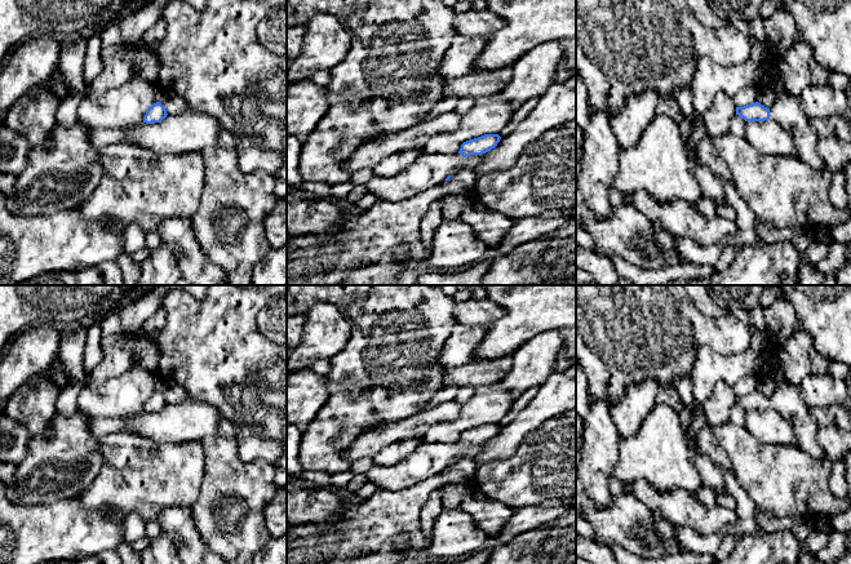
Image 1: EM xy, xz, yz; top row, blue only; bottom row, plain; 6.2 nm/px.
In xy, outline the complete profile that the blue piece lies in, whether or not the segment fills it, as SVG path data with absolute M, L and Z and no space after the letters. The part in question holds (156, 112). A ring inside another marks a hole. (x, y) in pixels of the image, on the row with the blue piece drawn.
M159 102L154 103L146 112L143 117L143 123L146 124L154 124L160 123L163 119L167 117L167 110L164 106Z

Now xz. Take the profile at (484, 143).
M484 134L482 137L464 142L458 154L464 157L486 154L495 148L500 139L501 137L498 134Z

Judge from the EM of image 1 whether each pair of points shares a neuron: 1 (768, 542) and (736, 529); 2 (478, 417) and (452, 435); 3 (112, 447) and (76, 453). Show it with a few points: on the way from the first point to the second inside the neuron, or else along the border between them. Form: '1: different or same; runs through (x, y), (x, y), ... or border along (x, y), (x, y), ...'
1: different; border along (763, 532), (744, 534), (738, 538)
2: same; runs through (471, 417), (457, 429)
3: different; border along (100, 439), (101, 470), (93, 479)

